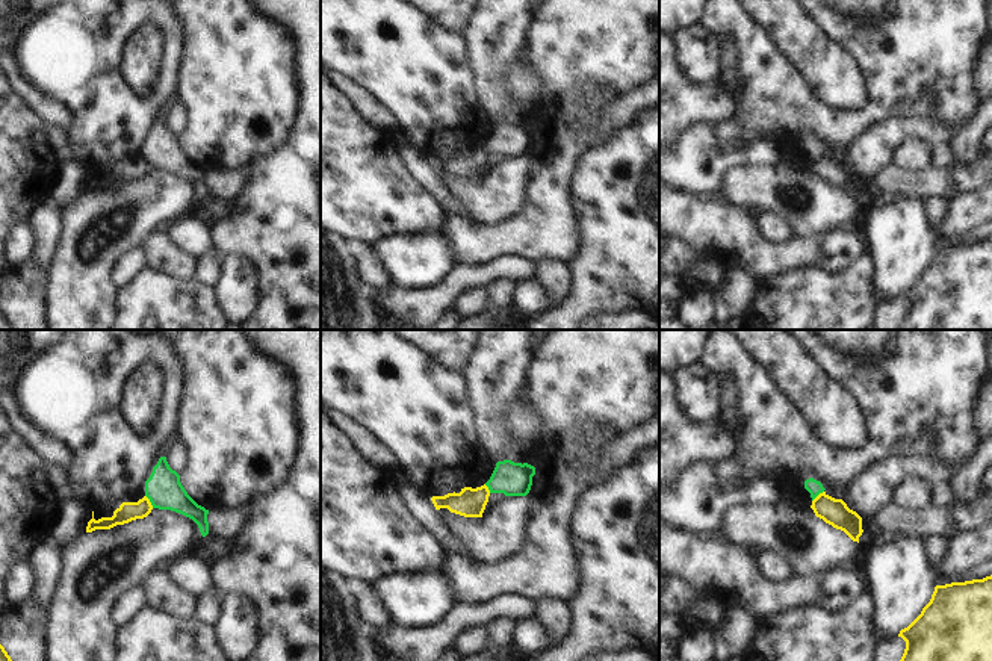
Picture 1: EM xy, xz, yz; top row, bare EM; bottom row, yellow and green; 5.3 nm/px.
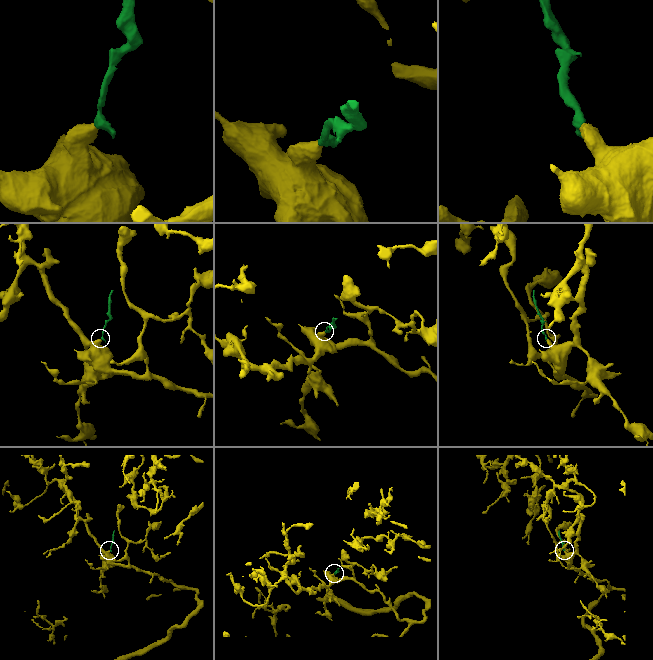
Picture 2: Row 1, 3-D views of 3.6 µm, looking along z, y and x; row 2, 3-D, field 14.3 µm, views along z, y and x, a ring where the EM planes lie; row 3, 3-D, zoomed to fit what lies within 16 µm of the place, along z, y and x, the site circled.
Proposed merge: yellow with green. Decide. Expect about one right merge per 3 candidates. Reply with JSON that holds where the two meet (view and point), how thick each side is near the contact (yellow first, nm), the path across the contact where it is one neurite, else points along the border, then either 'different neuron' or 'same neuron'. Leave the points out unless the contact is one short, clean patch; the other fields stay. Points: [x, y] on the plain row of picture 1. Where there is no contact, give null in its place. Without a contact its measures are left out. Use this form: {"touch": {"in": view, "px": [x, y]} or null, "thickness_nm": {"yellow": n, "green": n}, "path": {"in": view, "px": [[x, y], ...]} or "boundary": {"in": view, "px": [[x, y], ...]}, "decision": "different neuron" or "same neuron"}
{"touch": {"in": "xy", "px": [148, 162]}, "thickness_nm": {"yellow": 110, "green": 190}, "boundary": {"in": "xy", "px": [[145, 156], [153, 168]]}, "decision": "different neuron"}

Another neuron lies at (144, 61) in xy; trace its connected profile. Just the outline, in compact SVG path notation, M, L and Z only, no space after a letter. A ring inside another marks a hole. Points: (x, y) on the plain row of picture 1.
M157 24L144 26L130 41L124 73L127 82L142 95L151 95L160 83L166 56L166 36Z

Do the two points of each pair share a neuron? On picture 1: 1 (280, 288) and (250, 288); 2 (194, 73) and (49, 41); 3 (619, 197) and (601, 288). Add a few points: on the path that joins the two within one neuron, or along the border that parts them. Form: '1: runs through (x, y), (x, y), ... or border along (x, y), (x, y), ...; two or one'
1: border along (242, 257), (260, 276), (262, 298), (254, 313); two
2: border along (186, 35), (182, 89), (177, 97); two
3: runs through (619, 220), (619, 265); one

